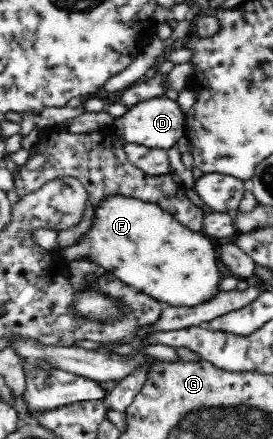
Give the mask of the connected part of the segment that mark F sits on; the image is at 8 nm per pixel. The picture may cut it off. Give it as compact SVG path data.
M108 195L94 208L90 227L75 244L62 249L61 255L68 262L88 259L102 272L112 274L126 285L165 305L190 307L211 300L217 294L218 281L228 275L217 259L215 249L215 240L200 231L192 231L159 205L124 195Z

